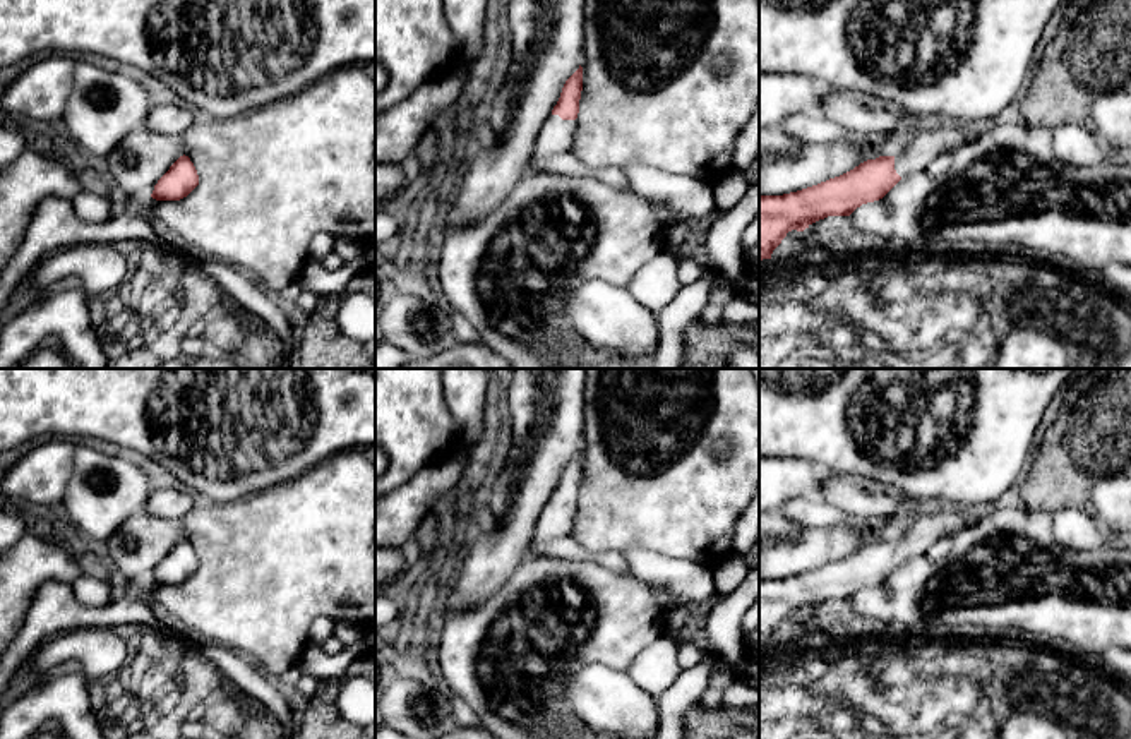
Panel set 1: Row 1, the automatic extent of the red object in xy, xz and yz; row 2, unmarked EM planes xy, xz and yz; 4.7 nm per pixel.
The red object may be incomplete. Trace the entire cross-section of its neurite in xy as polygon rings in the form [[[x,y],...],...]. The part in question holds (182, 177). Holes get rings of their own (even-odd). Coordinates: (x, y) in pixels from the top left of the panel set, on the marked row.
[[[180,156],[158,180],[151,194],[156,201],[180,201],[199,185],[199,175],[188,156]]]

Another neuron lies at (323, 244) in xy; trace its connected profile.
[[[319,231],[308,243],[308,259],[322,262],[329,255],[336,243],[336,233]]]

